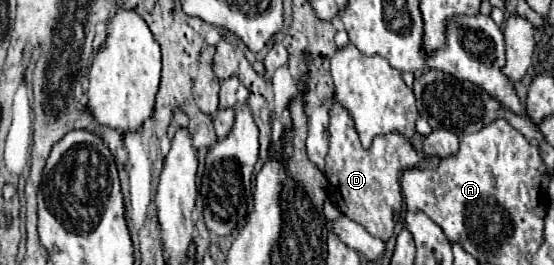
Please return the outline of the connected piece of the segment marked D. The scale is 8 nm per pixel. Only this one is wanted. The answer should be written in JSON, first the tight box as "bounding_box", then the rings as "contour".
{"bounding_box":[325,100,419,240],"contour":[[[337,100],[331,104],[331,122],[329,122],[329,152],[327,152],[325,176],[329,180],[329,198],[339,204],[341,212],[353,222],[361,224],[369,234],[389,240],[393,236],[395,220],[393,216],[401,210],[401,172],[415,168],[419,156],[411,146],[409,138],[399,132],[377,136],[371,148],[363,148],[353,124],[353,118]]]}

